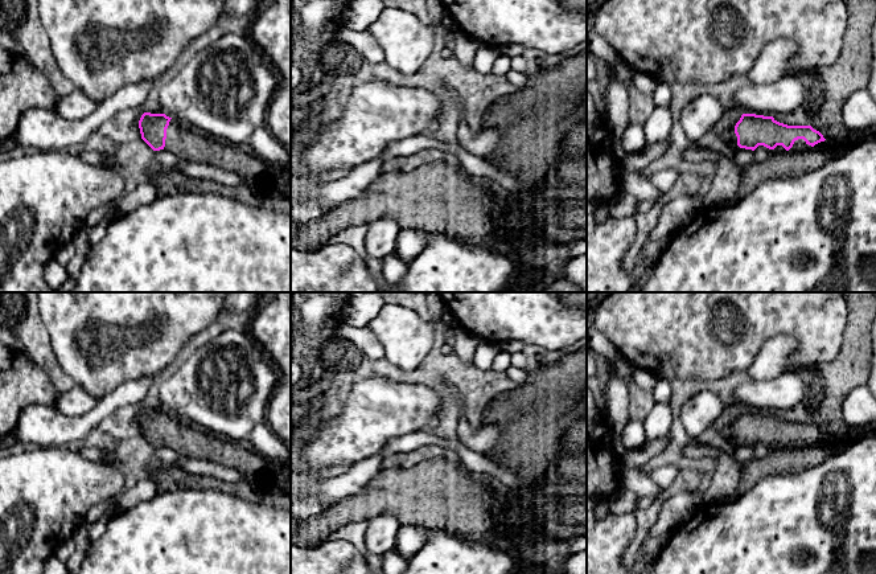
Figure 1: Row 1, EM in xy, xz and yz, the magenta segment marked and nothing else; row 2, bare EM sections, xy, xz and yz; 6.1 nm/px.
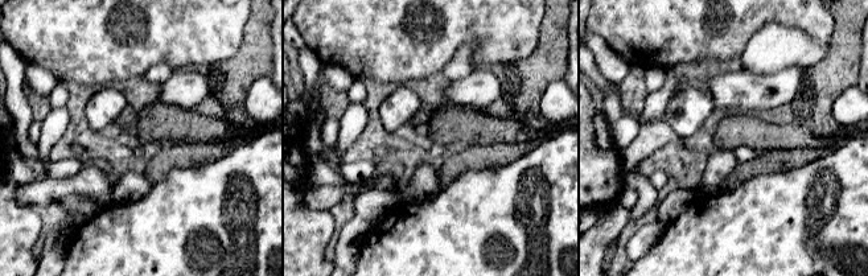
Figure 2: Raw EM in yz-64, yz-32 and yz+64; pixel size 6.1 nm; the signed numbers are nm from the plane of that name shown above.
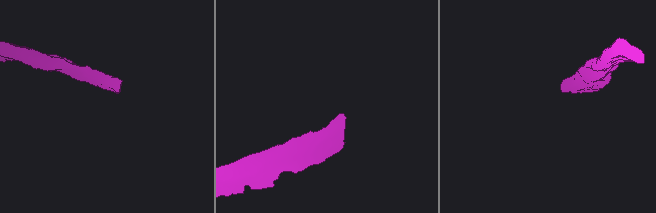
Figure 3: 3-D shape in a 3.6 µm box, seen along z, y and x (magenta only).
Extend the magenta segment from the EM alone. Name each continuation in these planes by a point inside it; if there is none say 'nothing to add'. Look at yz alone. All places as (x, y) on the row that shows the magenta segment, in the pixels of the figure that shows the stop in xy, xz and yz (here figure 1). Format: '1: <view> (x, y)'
1: yz (800, 144)

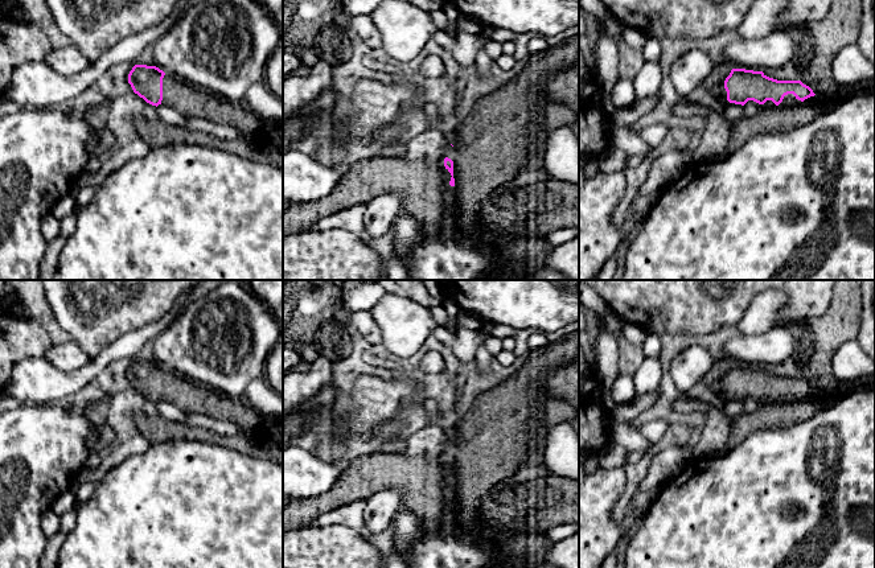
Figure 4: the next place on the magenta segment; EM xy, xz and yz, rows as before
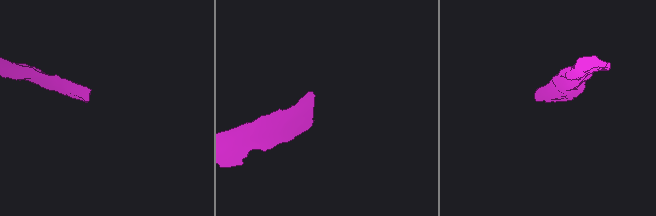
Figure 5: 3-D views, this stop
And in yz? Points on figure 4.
1: yz (789, 99)

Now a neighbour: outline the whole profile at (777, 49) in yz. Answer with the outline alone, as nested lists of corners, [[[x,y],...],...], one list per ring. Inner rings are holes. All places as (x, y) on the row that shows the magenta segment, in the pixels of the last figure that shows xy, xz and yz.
[[[789,30],[773,32],[757,40],[738,38],[723,49],[722,65],[753,71],[779,69],[792,62],[796,42],[797,33]]]

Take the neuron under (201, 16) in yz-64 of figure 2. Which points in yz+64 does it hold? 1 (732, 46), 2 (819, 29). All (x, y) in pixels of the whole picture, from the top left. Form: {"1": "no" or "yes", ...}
{"1": "yes", "2": "yes"}

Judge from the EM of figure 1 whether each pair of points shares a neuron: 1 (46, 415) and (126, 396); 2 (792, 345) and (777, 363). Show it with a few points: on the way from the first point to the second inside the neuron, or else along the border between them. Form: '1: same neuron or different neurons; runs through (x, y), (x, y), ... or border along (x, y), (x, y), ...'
1: same neuron; runs through (66, 423), (85, 423), (106, 406)
2: same neuron; runs through (788, 349), (778, 359)

